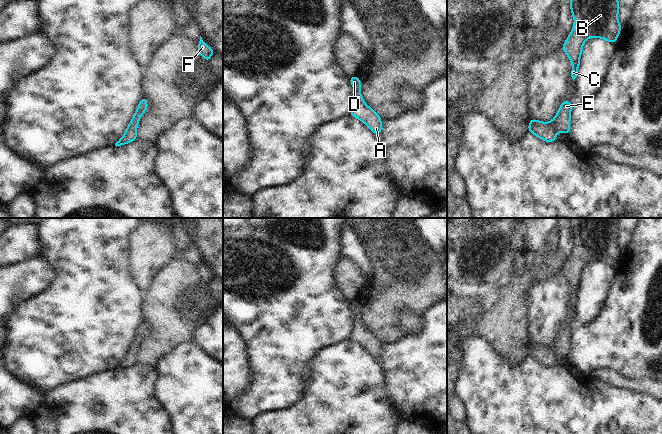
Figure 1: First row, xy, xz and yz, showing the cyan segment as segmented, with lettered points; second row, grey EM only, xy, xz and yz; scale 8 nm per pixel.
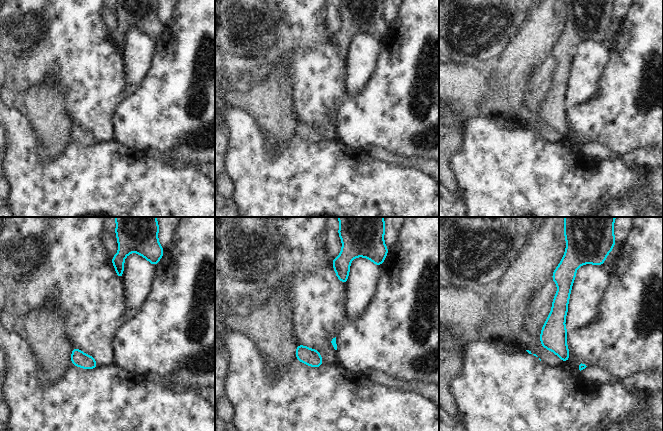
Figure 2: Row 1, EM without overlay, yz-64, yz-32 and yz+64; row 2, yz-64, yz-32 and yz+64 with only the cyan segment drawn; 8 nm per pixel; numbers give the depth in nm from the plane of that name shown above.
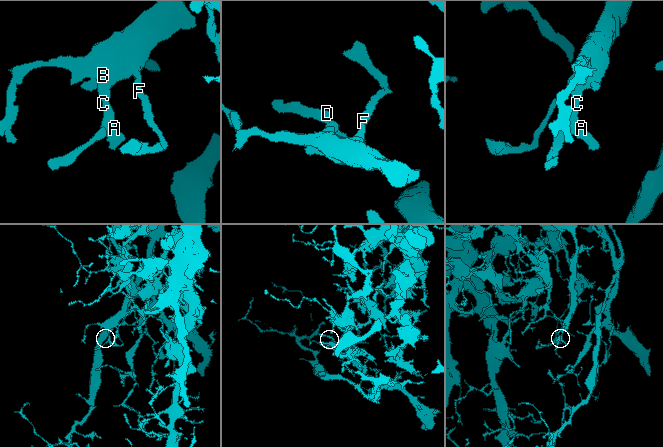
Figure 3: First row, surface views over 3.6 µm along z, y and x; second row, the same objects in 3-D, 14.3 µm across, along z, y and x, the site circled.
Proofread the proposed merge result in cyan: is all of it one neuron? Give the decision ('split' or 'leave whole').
leave whole

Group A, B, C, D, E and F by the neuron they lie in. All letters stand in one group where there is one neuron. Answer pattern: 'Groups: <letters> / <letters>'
Groups: A B C D E F.

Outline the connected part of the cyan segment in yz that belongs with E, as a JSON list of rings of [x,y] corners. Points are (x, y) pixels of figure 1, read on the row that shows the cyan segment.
[[[567,100],[563,101],[555,117],[550,122],[541,122],[536,119],[530,119],[528,131],[548,143],[554,142],[557,139],[556,134],[558,132],[569,134],[573,104],[573,102]]]

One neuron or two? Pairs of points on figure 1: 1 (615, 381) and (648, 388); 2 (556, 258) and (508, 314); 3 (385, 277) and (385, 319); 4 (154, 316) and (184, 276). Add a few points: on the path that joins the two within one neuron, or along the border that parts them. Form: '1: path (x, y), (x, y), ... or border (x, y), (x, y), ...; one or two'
1: path (623, 383), (640, 386); one
2: path (540, 274), (532, 275), (512, 295), (512, 298); one
3: path (385, 287), (385, 309); one
4: path (164, 306), (177, 293), (177, 286); one

